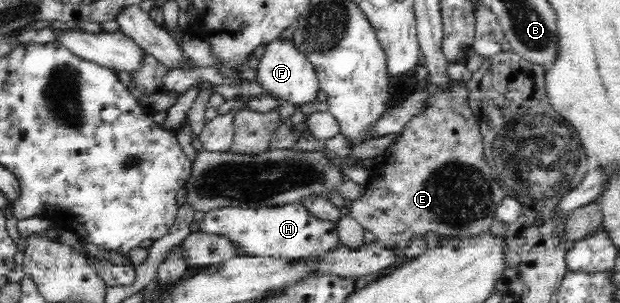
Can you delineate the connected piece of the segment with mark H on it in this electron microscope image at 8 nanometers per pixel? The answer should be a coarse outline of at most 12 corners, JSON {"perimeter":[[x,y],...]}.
{"perimeter":[[301,202],[216,208],[199,230],[246,256],[318,259],[336,224]]}

